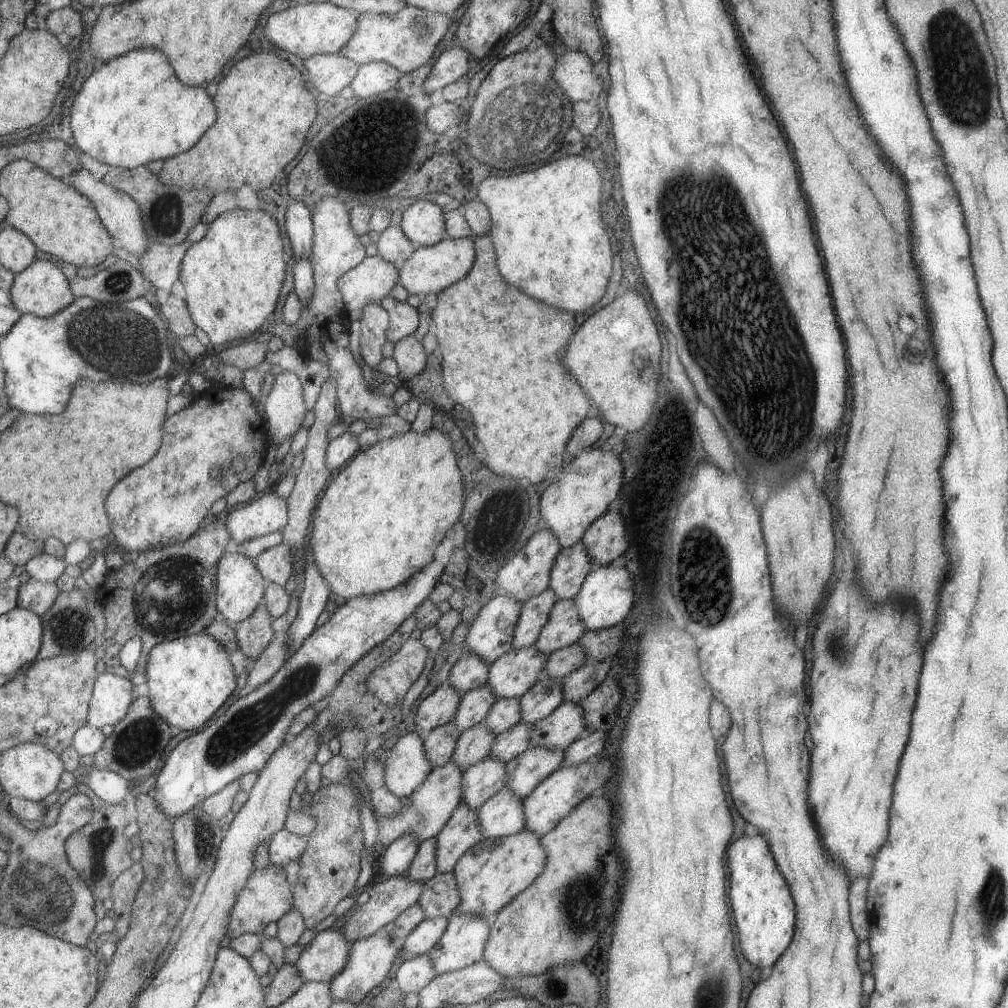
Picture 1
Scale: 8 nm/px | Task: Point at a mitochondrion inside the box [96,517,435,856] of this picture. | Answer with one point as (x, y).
(244, 730)

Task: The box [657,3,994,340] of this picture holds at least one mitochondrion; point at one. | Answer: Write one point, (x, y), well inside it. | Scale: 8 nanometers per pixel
(959, 66)

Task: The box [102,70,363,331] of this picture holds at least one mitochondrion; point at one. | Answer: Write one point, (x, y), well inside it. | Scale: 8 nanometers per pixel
(167, 220)

